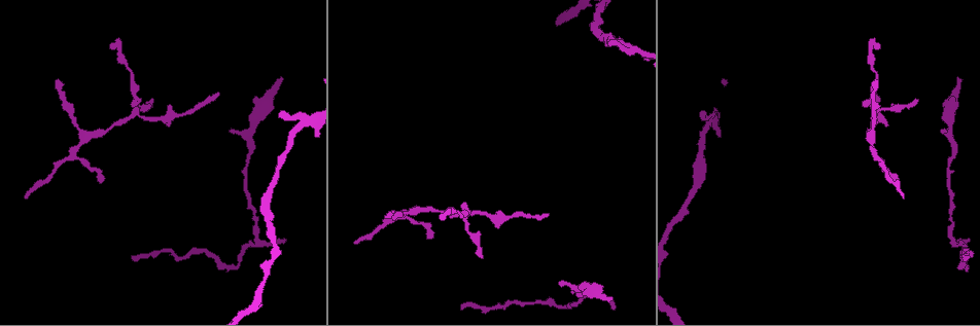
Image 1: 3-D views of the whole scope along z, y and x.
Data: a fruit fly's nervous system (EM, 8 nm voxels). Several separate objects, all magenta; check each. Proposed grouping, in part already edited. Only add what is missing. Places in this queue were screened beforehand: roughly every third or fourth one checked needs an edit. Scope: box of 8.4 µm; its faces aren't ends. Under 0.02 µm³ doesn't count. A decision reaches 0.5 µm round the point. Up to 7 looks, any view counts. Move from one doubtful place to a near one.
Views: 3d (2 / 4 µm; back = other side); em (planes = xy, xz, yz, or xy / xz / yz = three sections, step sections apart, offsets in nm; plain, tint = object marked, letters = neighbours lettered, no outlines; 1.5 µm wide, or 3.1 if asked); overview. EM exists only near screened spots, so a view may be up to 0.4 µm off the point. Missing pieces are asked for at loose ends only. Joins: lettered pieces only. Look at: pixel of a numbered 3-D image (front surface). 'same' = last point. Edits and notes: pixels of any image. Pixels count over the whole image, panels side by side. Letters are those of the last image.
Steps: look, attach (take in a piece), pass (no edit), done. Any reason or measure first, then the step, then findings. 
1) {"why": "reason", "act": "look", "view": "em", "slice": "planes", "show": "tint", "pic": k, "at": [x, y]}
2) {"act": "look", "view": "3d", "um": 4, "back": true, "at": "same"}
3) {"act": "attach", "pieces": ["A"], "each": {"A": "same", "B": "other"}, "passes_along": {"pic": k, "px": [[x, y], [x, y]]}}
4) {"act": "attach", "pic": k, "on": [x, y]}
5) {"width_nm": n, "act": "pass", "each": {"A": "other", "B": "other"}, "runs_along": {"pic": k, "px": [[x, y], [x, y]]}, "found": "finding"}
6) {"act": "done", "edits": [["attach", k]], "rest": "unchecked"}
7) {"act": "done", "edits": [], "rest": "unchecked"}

{"act": "look", "view": "em", "slice": "planes", "show": "plain", "pic": 1, "at": [99, 182]}

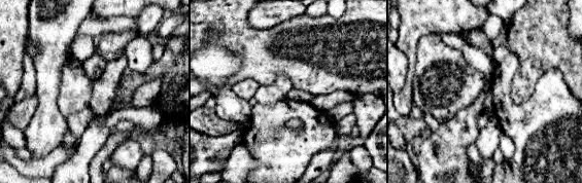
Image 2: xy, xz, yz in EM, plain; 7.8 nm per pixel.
{"why": "what lies round it", "act": "look", "view": "em", "slice": "planes", "show": "letters", "at": "same"}

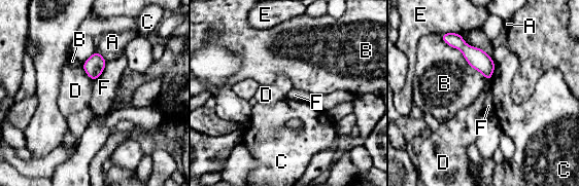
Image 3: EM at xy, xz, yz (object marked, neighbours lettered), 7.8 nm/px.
{"longest_contact_nm": ["B", 500], "act": "pass", "each": {"A": "other", "B": "other", "C": "other", "D": "other", "E": "other", "F": "other"}, "found": "no lettered piece goes on from it"}

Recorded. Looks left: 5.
{"why": "branch stops here", "act": "look", "view": "3d", "um": 2, "pic": 1, "at": [613, 298]}

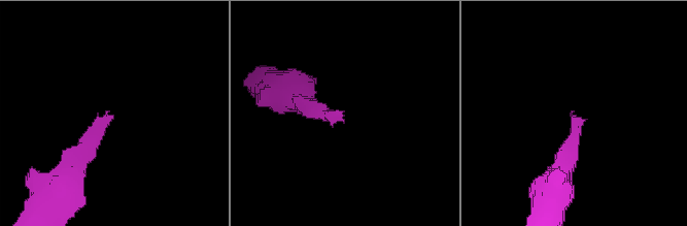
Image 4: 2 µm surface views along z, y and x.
{"why": "shape alone is not enough", "act": "look", "view": "em", "slice": "yz", "step": 4, "show": "tint", "pic": 4, "at": [113, 115]}

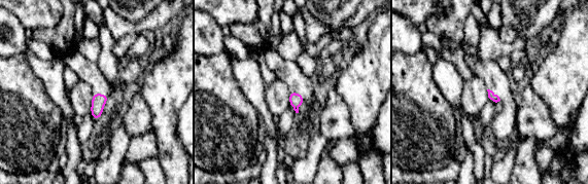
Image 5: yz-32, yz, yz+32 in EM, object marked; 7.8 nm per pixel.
{"why": "cut it another way", "act": "look", "view": "em", "slice": "planes", "show": "letters", "at": "same"}

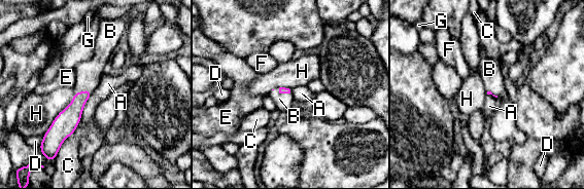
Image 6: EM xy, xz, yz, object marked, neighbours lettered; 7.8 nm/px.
{"act": "attach", "pieces": ["B"], "each": {"A": "other", "B": "same", "C": "other", "D": "other", "E": "other", "F": "other", "G": "other", "H": "other"}, "found": "the neuron continues"}

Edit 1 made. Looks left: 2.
{"act": "done", "edits": [["attach", 6]], "rest": "unchecked"}

